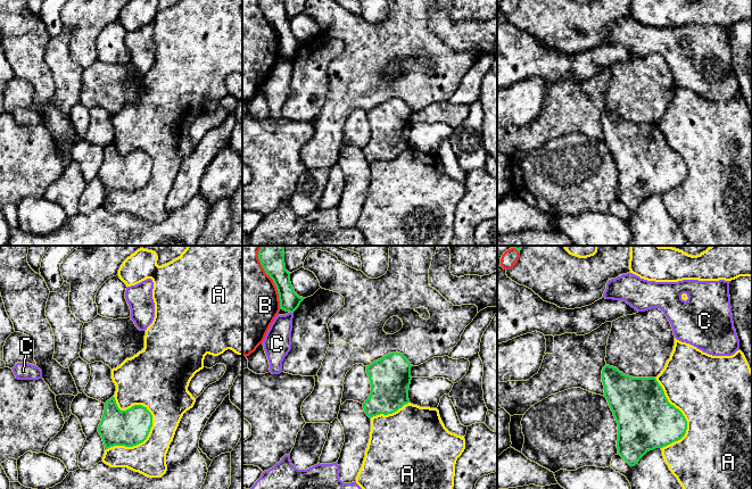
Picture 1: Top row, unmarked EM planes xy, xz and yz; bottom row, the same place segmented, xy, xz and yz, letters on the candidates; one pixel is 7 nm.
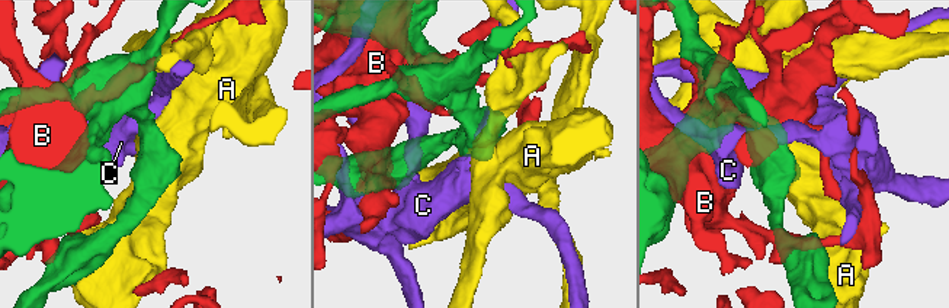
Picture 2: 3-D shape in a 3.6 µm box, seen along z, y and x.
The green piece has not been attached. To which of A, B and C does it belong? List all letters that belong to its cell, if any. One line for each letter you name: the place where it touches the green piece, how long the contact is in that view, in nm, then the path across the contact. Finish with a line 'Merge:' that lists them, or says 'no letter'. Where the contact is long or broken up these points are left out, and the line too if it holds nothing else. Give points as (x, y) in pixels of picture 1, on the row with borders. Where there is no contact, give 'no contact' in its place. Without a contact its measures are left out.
A: xy (141, 441) | 440 nm
Merge: A

